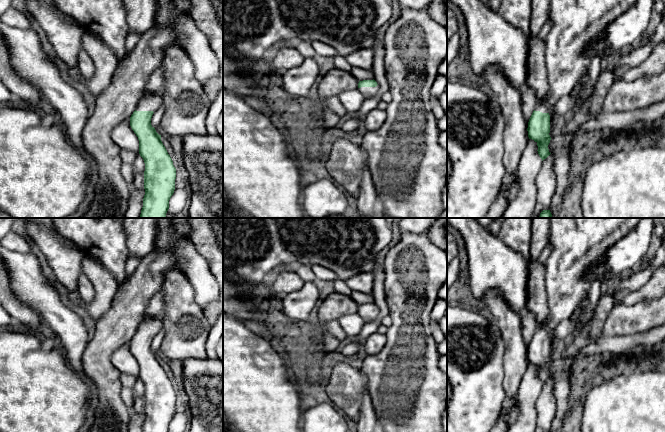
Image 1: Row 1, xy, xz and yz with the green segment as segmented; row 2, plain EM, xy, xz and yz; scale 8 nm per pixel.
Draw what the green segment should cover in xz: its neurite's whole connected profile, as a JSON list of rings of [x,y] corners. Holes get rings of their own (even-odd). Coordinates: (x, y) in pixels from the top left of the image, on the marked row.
[[[363,80],[358,83],[358,90],[363,94],[365,98],[371,98],[378,94],[379,85],[373,80]]]

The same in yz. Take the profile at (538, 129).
[[[547,93],[547,96],[543,100],[536,103],[527,128],[529,139],[537,143],[537,151],[542,161],[551,154],[548,149],[551,140],[549,135],[550,115],[548,113],[548,95],[549,93]]]

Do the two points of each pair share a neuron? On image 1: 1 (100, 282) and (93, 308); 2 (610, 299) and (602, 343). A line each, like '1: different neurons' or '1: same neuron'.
1: same neuron
2: different neurons

